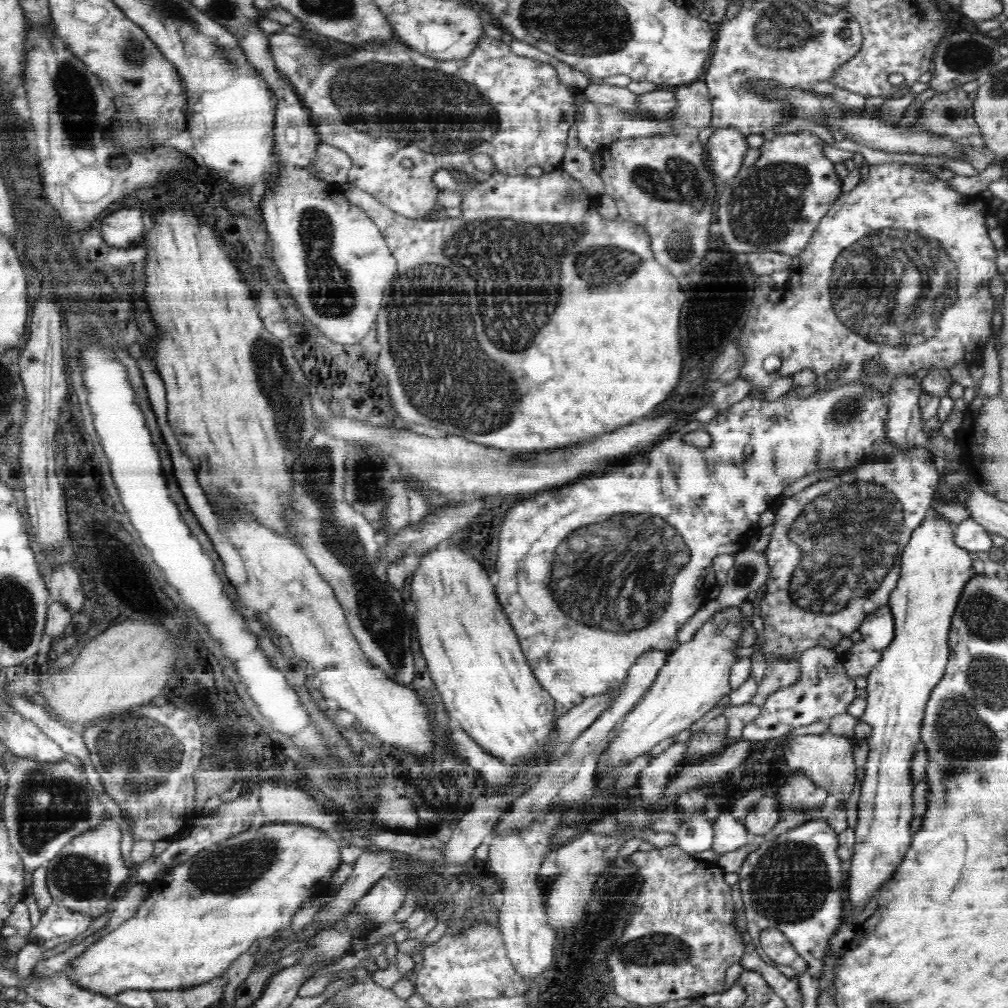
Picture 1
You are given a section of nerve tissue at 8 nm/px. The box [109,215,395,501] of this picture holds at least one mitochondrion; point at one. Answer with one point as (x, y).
(278, 385)

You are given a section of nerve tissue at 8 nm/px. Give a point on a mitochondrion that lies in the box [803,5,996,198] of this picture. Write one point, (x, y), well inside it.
(966, 55)

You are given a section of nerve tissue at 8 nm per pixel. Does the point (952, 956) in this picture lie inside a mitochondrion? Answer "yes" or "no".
no

